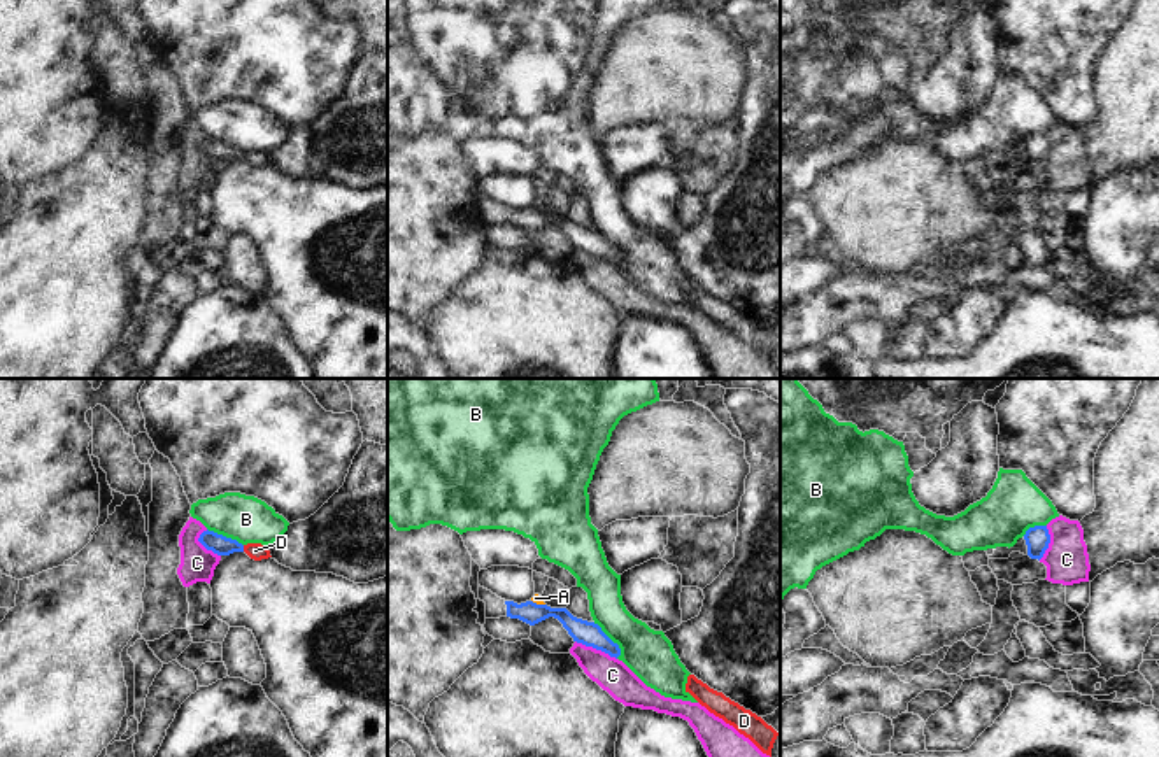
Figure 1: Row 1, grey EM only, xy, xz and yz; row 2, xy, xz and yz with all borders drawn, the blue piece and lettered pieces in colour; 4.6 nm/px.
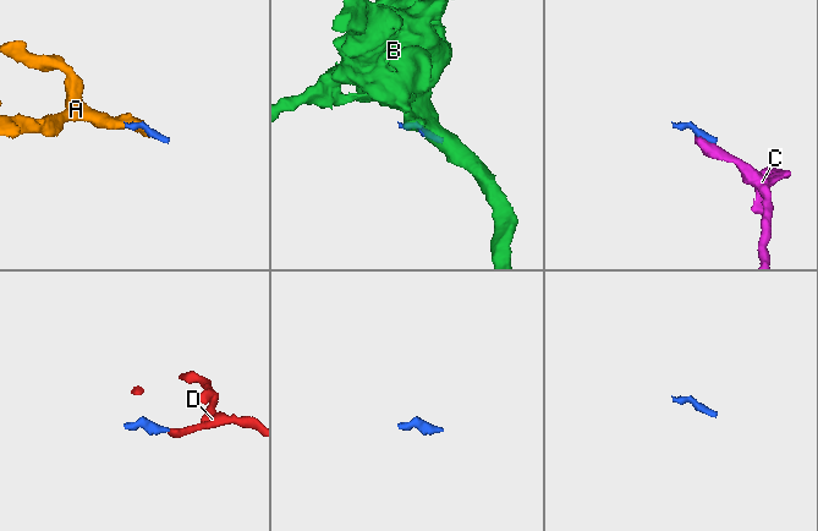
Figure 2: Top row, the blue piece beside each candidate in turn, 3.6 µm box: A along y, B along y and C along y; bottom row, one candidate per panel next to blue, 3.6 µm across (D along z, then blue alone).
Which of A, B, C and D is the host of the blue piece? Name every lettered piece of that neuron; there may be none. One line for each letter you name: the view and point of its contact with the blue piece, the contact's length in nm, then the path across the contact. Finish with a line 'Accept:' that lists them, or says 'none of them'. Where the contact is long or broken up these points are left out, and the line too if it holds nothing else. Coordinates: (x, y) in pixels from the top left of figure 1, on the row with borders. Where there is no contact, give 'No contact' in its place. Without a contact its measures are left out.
D: Touches blue at xy (242, 549). Shared border 30 nm. Path across: xy (221, 545), (242, 549), (255, 551)
Accept: D.

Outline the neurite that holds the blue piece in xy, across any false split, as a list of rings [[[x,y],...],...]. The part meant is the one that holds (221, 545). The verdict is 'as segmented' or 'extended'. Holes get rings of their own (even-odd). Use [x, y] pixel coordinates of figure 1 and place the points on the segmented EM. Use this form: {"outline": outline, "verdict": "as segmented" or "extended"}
{"outline": [[[209,529],[200,534],[198,541],[207,550],[212,550],[217,555],[230,555],[233,552],[245,552],[254,561],[272,557],[268,545],[261,545],[261,543],[242,545],[237,540],[226,538],[226,536],[209,531]]], "verdict": "extended"}

